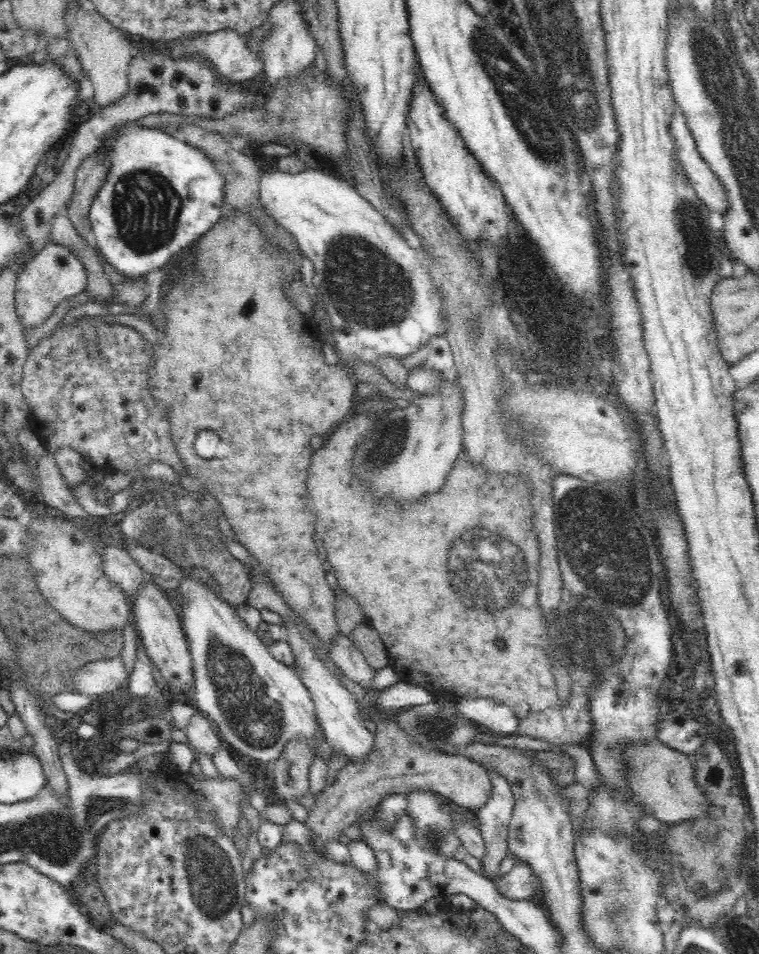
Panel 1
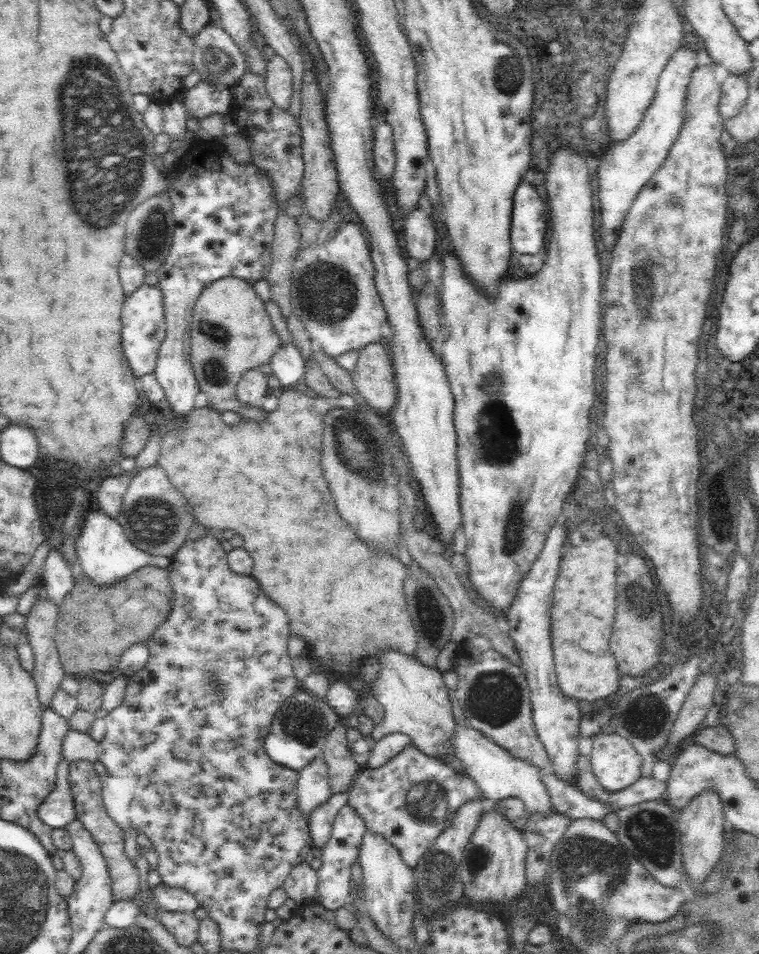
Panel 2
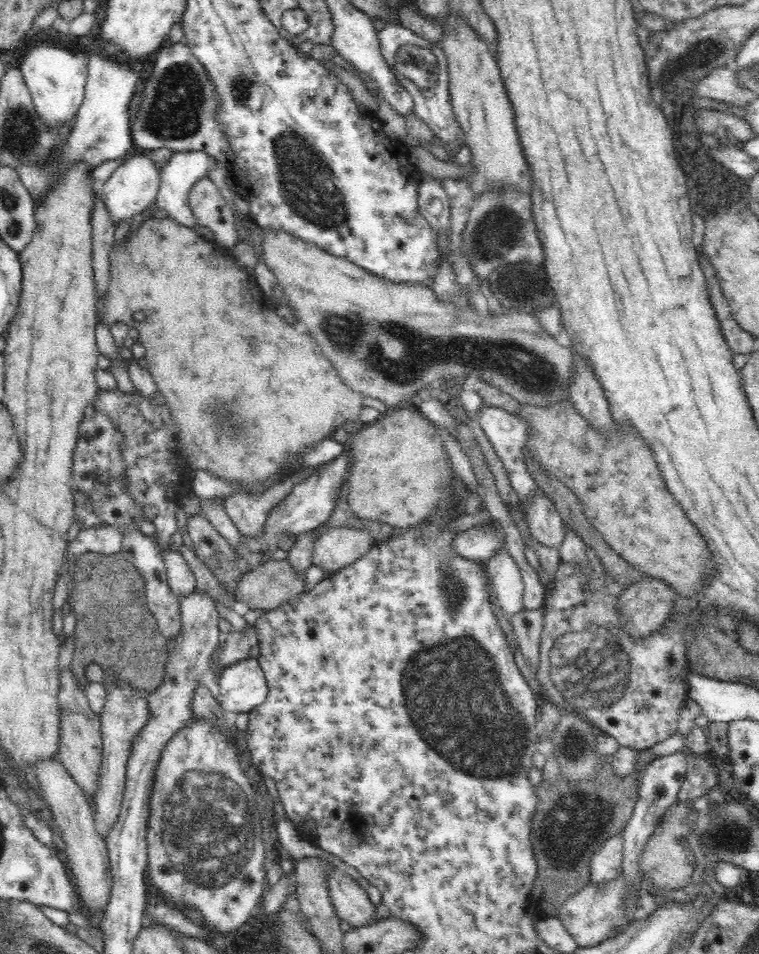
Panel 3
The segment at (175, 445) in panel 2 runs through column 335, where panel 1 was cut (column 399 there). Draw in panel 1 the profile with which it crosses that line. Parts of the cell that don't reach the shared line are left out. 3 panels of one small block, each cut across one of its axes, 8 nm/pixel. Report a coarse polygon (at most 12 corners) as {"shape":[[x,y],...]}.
{"shape":[[313,451],[331,570],[400,681],[559,704],[532,483],[388,504]]}

